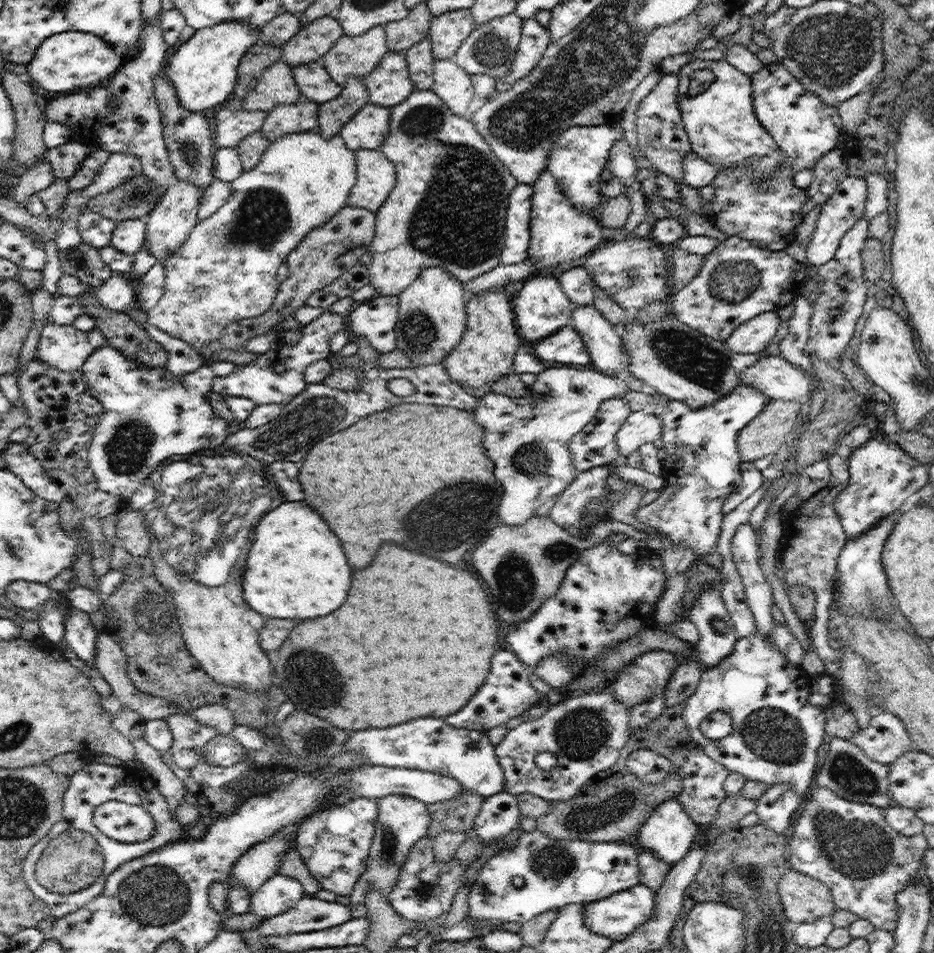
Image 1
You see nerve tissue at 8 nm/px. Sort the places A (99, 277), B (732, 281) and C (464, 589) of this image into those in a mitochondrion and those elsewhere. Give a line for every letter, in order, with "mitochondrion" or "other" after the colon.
A: other
B: mitochondrion
C: other

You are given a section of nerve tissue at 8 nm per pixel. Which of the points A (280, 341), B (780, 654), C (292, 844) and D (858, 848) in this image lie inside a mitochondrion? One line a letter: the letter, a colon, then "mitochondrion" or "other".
A: other
B: other
C: other
D: mitochondrion

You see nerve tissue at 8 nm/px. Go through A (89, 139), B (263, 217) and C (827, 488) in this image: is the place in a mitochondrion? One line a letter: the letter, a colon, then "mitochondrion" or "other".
A: other
B: mitochondrion
C: other

